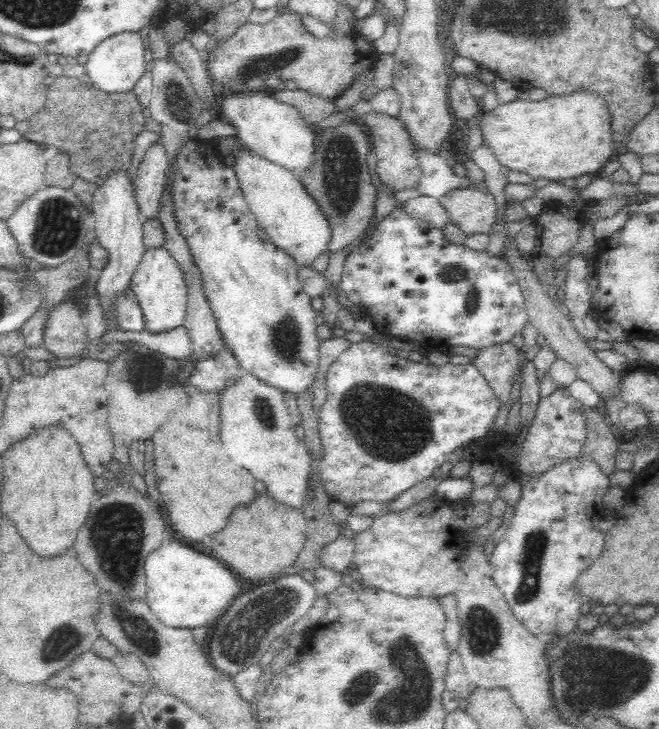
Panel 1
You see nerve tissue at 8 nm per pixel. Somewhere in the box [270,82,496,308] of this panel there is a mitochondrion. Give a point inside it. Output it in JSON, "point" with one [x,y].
{"point":[341,164]}

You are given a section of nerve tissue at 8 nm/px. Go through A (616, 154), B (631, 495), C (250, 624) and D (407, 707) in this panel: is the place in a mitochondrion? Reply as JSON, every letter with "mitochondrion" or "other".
{"A":"other","B":"other","C":"mitochondrion","D":"mitochondrion"}

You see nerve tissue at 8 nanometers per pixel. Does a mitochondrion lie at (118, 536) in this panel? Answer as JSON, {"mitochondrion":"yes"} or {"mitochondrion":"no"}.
{"mitochondrion":"yes"}

